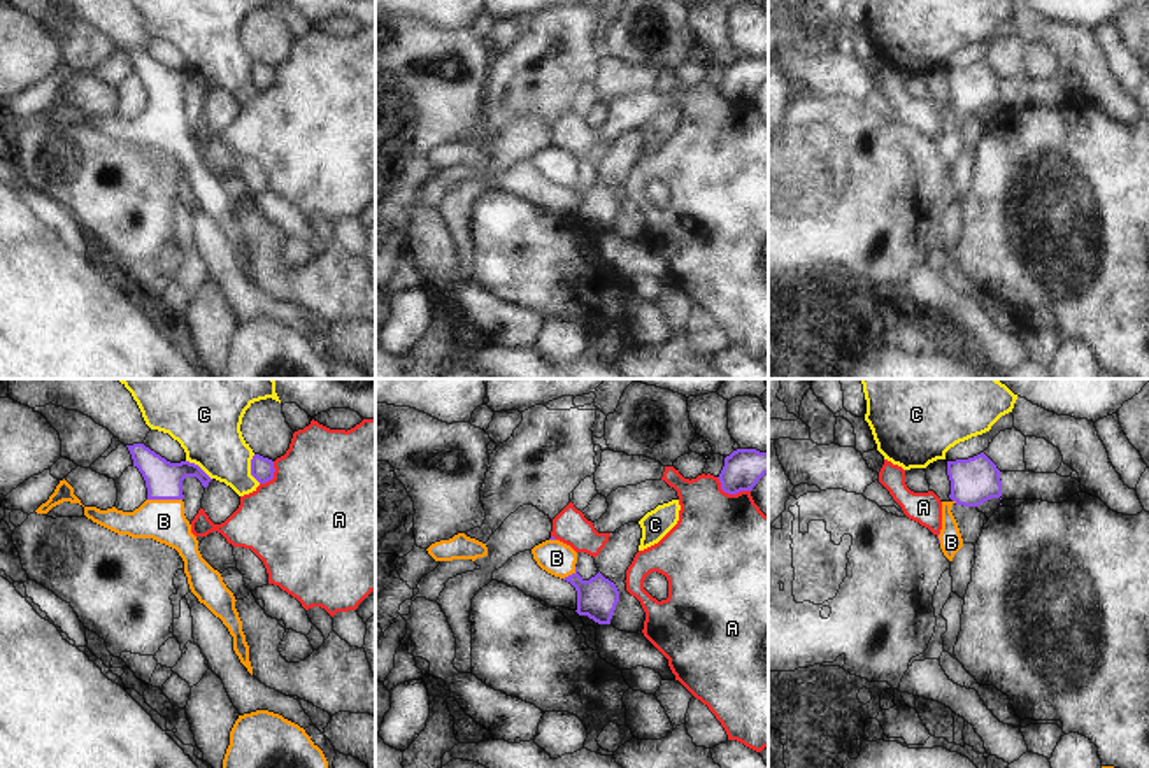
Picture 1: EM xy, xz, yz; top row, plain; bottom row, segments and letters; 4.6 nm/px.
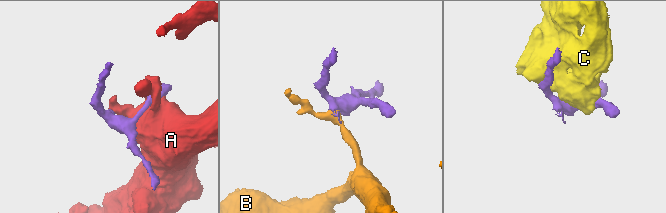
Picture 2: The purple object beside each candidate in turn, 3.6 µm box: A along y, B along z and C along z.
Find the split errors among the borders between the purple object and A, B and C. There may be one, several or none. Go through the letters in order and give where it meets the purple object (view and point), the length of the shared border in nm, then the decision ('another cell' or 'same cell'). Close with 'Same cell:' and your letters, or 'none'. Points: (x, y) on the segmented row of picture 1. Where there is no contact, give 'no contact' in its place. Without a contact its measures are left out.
A: xz (730, 493) | 170 nm | another cell
B: xy (165, 498) | 160 nm | same cell
C: xy (251, 469) | 140 nm | another cell
Same cell: B

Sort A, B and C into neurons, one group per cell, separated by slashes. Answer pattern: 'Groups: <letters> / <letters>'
Groups: A / B / C.

